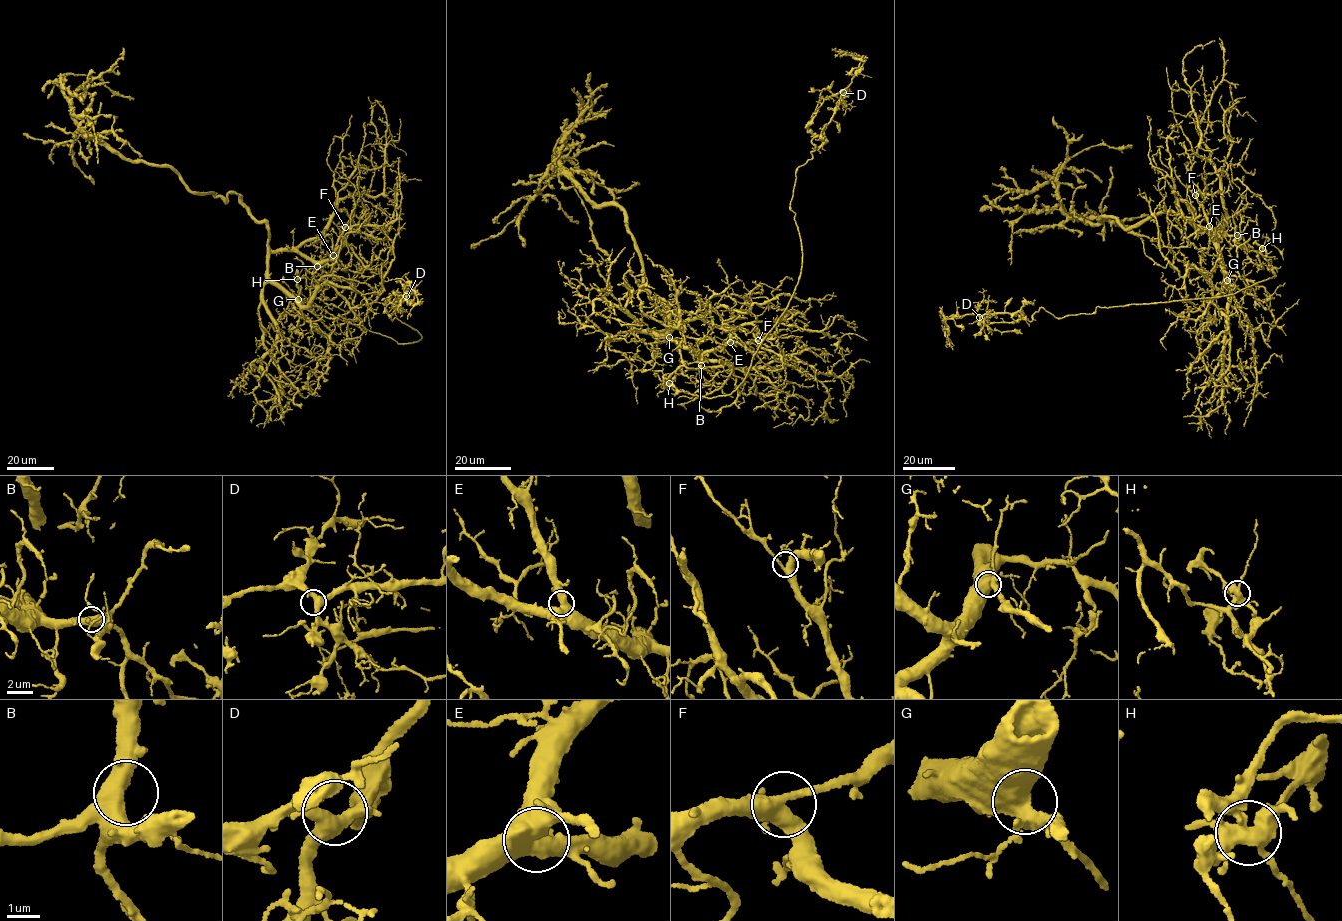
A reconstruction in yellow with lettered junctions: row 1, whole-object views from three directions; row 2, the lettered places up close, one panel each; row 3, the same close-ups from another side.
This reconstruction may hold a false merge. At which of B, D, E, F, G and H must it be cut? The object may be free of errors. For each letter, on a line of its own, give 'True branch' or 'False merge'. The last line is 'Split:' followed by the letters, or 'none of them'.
B: True branch
D: True branch
E: True branch
F: True branch
G: True branch
H: False merge
Split: H

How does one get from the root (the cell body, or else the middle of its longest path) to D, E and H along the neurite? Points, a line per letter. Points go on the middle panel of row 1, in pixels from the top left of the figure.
D: (699, 364), (666, 384), (731, 394), (786, 308), (801, 267), (796, 171), (843, 92)
E: (699, 364), (704, 354), (730, 342)
H: (699, 364), (672, 374), (669, 383)

